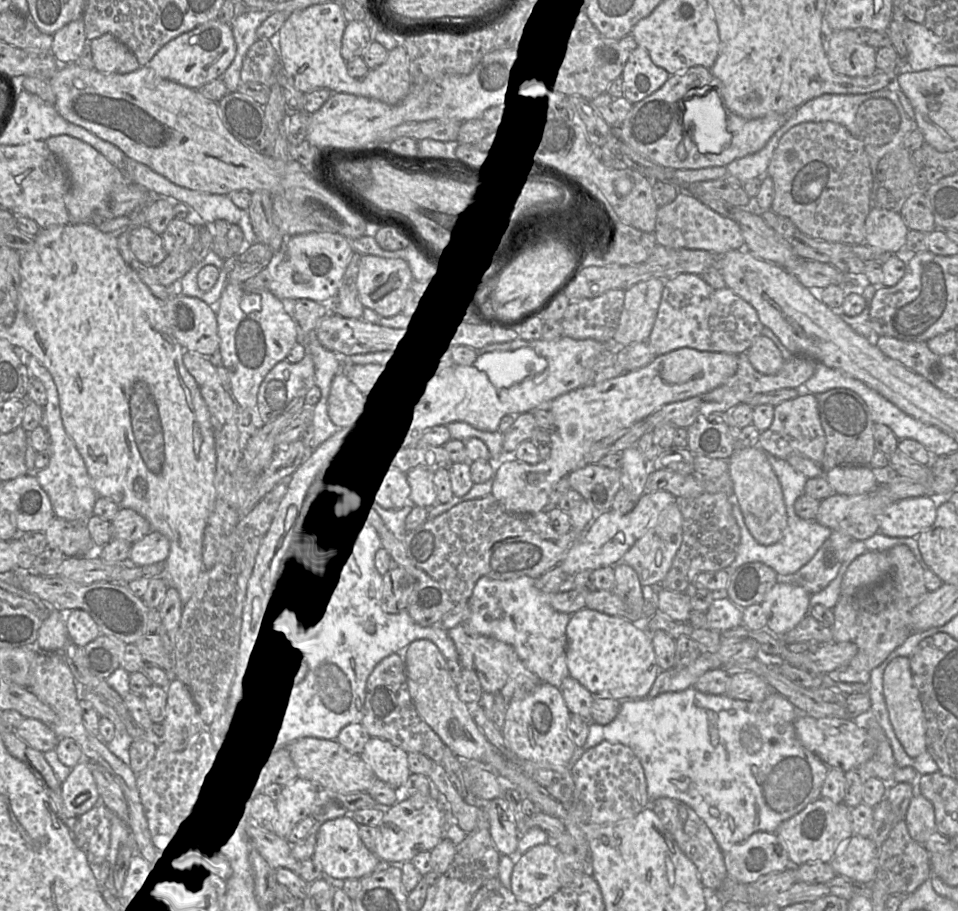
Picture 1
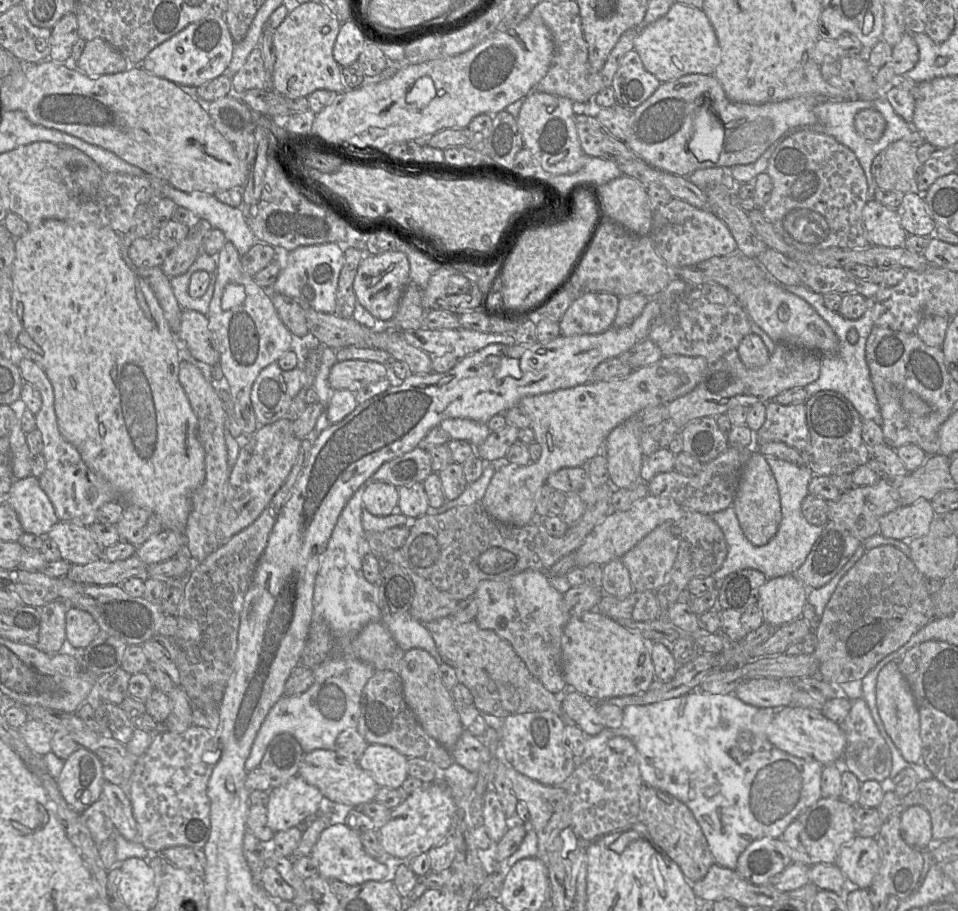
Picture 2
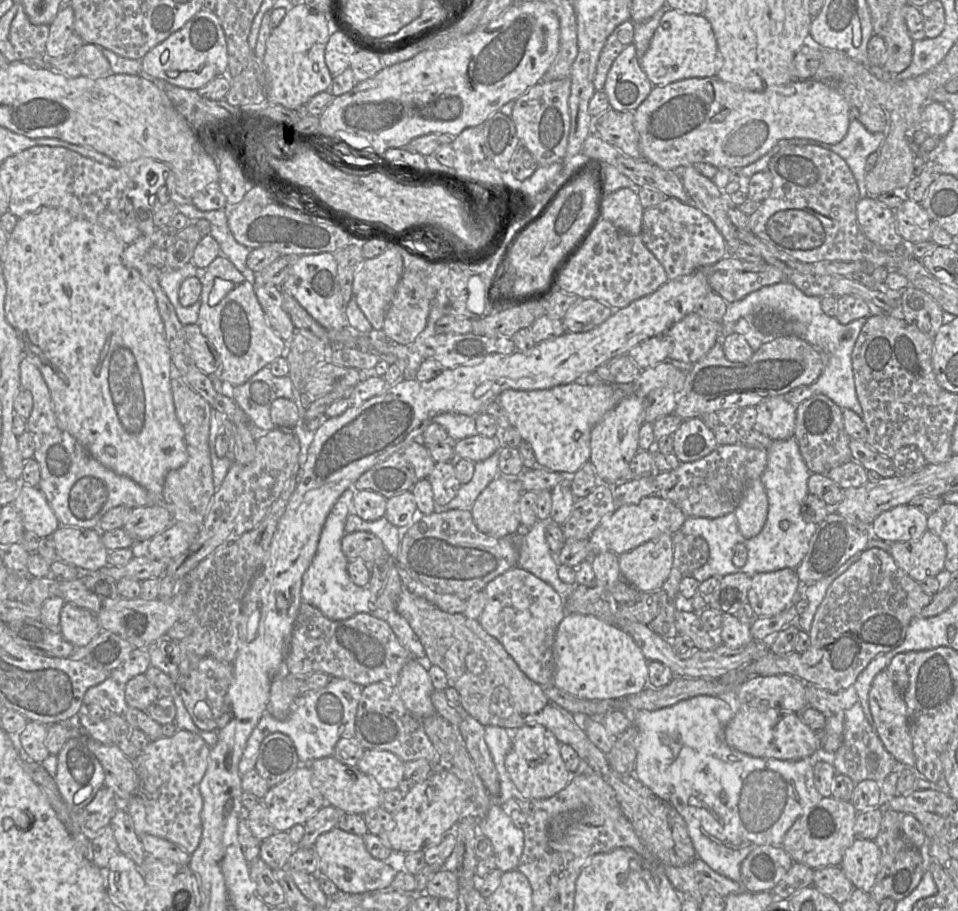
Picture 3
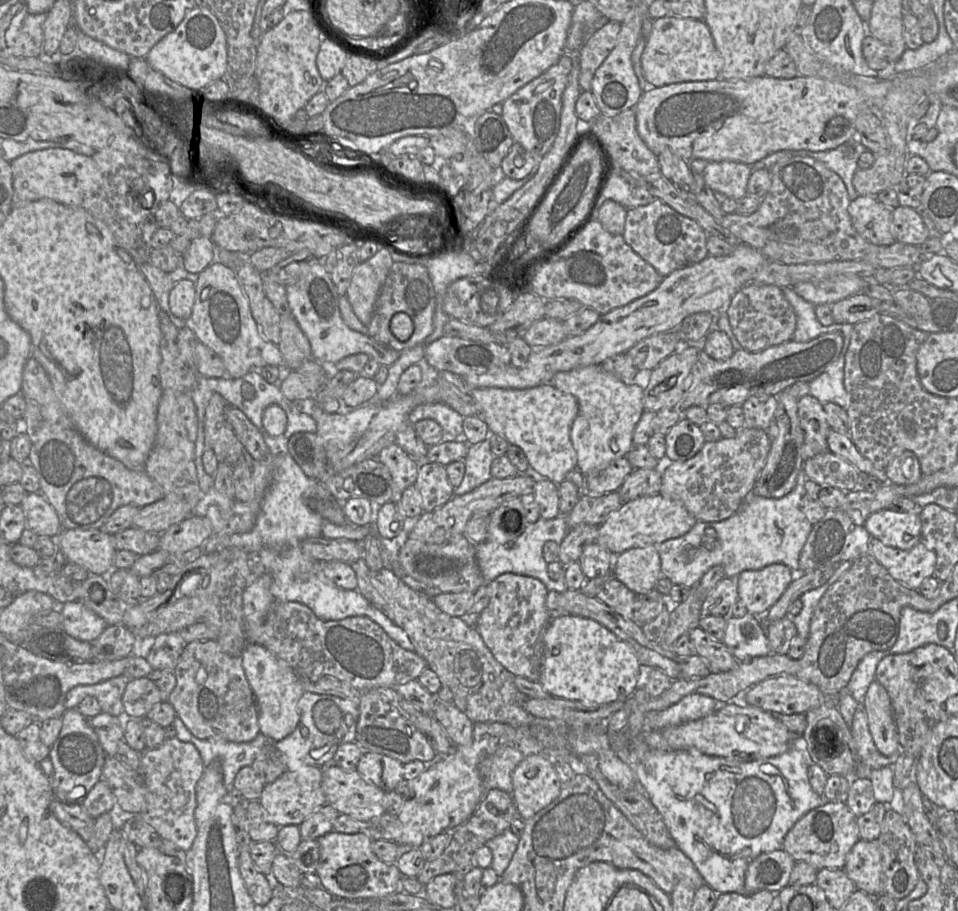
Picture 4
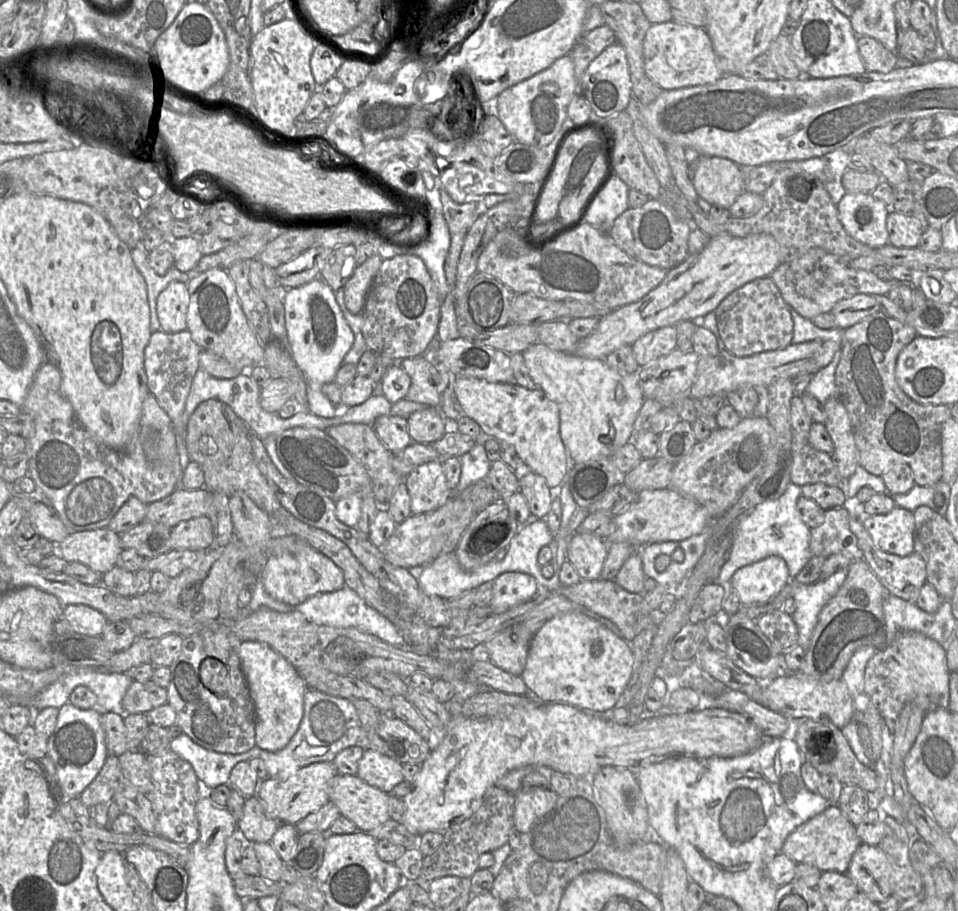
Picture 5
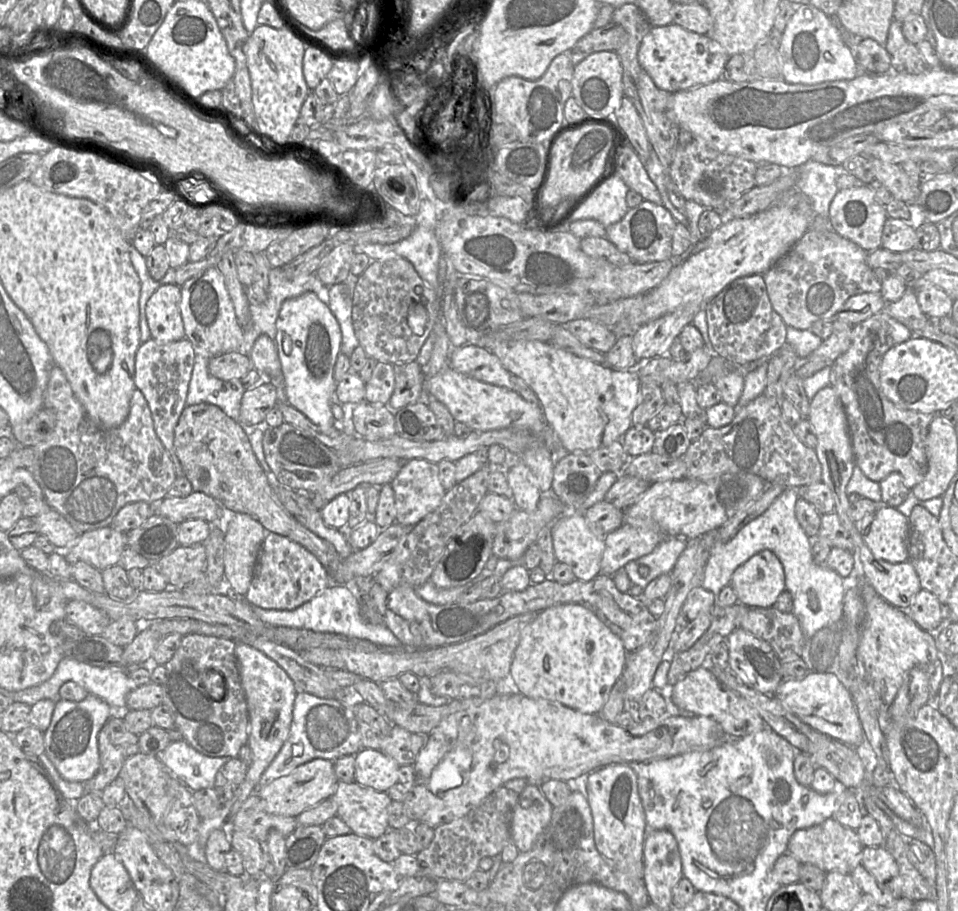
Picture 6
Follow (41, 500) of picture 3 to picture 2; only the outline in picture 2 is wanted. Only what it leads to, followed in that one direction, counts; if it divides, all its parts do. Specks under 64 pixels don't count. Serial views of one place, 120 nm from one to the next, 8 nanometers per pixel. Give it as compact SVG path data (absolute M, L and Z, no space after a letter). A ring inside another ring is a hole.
M31 475L12 480L6 504L16 512L24 533L45 537L58 522L48 496Z

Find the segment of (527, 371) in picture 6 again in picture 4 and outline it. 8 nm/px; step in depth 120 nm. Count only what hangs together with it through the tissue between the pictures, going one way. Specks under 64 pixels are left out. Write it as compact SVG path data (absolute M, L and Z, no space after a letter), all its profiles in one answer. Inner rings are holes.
M601 365L558 372L550 383L558 390L571 394L577 399L578 414L570 430L571 443L577 453L577 470L586 475L594 469L603 469L614 460L626 456L634 446L633 433L644 412L643 389L639 383L625 384L616 376L606 372Z

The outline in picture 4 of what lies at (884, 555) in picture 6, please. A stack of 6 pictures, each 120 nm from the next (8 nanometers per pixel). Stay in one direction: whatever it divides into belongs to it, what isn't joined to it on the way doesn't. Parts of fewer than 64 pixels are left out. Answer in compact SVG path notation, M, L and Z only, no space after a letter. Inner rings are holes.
M883 509L869 515L864 527L871 537L900 550L910 550L921 541L921 519L912 511Z

